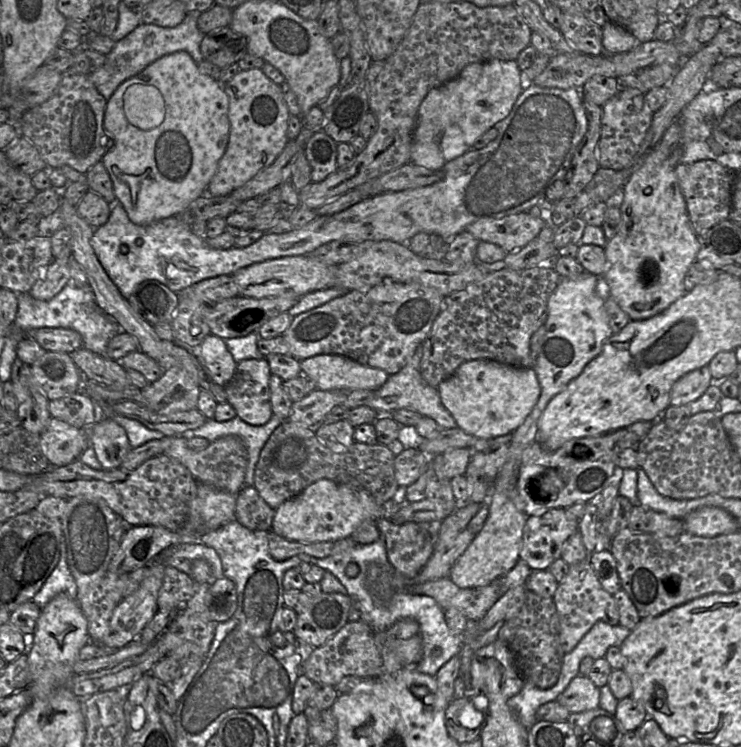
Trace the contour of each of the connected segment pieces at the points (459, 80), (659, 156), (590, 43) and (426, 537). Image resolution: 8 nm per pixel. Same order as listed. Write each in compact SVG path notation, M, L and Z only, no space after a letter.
M491 59L465 66L453 79L432 88L422 100L411 147L411 163L430 170L441 170L444 165L463 155L479 136L506 118L522 92L522 70L516 60Z
M656 145L643 164L630 176L623 187L624 198L620 205L622 218L618 232L605 247L607 268L602 277L608 286L608 296L618 303L631 320L651 318L687 293L684 278L691 264L696 261L700 249L675 167L669 165L668 158Z
M561 11L558 29L575 50L587 55L603 54L602 27L581 13Z
M379 517L376 526L384 539L389 563L407 578L415 578L431 558L437 536L419 523L395 524Z

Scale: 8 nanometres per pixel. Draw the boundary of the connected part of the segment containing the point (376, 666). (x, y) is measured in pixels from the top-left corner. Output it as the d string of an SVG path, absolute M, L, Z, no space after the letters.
M362 620L347 622L322 646L314 648L302 664L301 673L314 683L335 687L345 676L374 678L382 676L382 658L375 644L374 629Z

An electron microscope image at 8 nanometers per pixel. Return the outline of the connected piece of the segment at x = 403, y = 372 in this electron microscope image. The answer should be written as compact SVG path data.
M420 344L407 364L396 374L390 375L386 383L375 391L375 395L368 403L368 406L378 413L378 417L379 415L391 416L395 410L405 408L434 419L441 428L456 428L458 425L443 405L438 389L429 385L421 375L420 362L422 354L423 344Z

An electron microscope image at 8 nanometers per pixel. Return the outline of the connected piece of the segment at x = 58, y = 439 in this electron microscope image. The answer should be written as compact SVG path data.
M51 417L41 434L41 444L52 467L66 466L79 459L88 445L88 428L76 428Z

